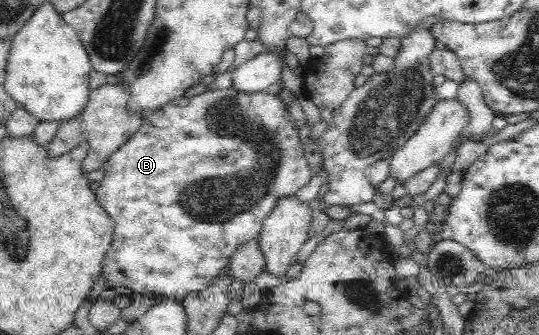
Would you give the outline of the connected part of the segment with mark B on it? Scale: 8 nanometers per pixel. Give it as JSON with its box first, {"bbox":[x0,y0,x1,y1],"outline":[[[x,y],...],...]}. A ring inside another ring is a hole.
{"bbox":[95,88,313,303],"outline":[[[229,88],[223,91],[204,92],[192,97],[179,96],[179,99],[173,99],[157,107],[141,120],[140,128],[129,138],[129,141],[121,145],[105,162],[103,167],[105,176],[101,186],[95,191],[98,204],[115,221],[113,245],[109,247],[109,253],[105,255],[105,261],[103,261],[103,277],[107,279],[110,288],[123,285],[137,293],[149,291],[153,295],[165,295],[169,300],[182,303],[189,293],[207,290],[219,272],[223,273],[225,265],[230,265],[237,245],[260,235],[262,222],[272,211],[273,205],[276,205],[281,197],[296,195],[299,189],[309,183],[313,173],[308,167],[304,150],[299,144],[297,129],[293,126],[292,118],[285,110],[281,97],[269,95],[266,91],[247,94]]]}

